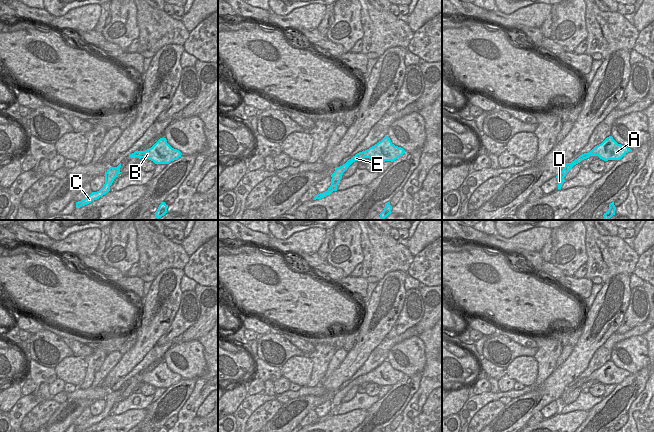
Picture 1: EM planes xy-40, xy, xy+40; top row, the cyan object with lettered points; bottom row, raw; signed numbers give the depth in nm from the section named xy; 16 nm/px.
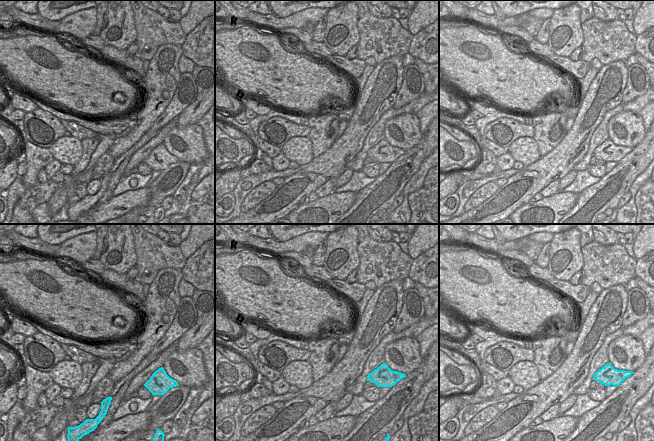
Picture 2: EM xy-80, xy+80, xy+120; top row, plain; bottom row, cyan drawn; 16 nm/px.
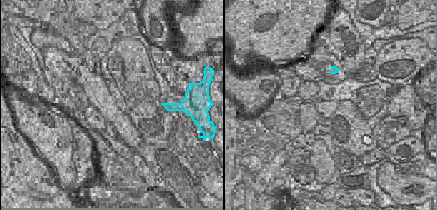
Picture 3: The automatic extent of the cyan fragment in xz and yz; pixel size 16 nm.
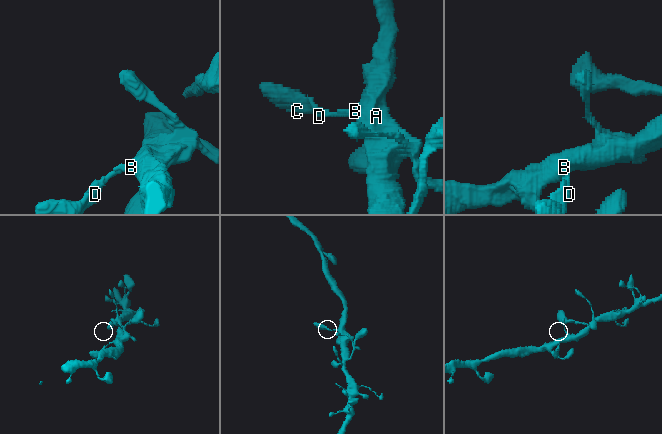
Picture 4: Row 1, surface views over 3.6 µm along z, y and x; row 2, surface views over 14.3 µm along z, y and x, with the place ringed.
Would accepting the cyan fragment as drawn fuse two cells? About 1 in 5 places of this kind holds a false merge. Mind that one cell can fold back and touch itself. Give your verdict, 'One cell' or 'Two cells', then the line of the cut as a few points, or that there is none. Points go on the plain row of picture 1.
One cell. No split

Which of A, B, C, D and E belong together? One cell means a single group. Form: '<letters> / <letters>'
A B C D E

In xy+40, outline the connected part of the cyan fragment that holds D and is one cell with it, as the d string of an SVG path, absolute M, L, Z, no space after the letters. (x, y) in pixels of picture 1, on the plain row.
M612 360L607 361L601 368L595 370L590 376L580 379L577 383L571 387L566 387L563 394L556 400L558 407L558 414L561 413L562 408L565 406L564 401L570 395L570 393L580 387L582 384L589 382L590 380L598 380L604 385L608 384L620 384L631 373L627 370L618 368Z

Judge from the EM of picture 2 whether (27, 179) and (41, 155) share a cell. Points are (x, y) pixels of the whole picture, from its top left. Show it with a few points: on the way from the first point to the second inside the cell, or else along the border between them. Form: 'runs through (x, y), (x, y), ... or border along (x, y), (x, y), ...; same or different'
runs through (31, 173), (36, 161); same

